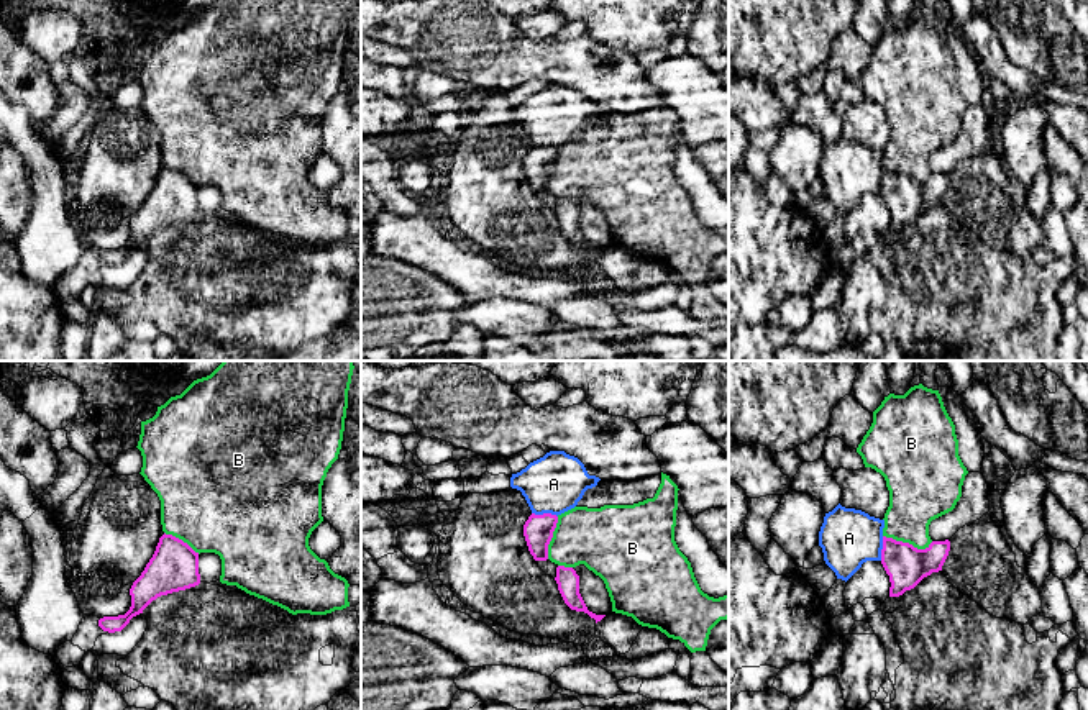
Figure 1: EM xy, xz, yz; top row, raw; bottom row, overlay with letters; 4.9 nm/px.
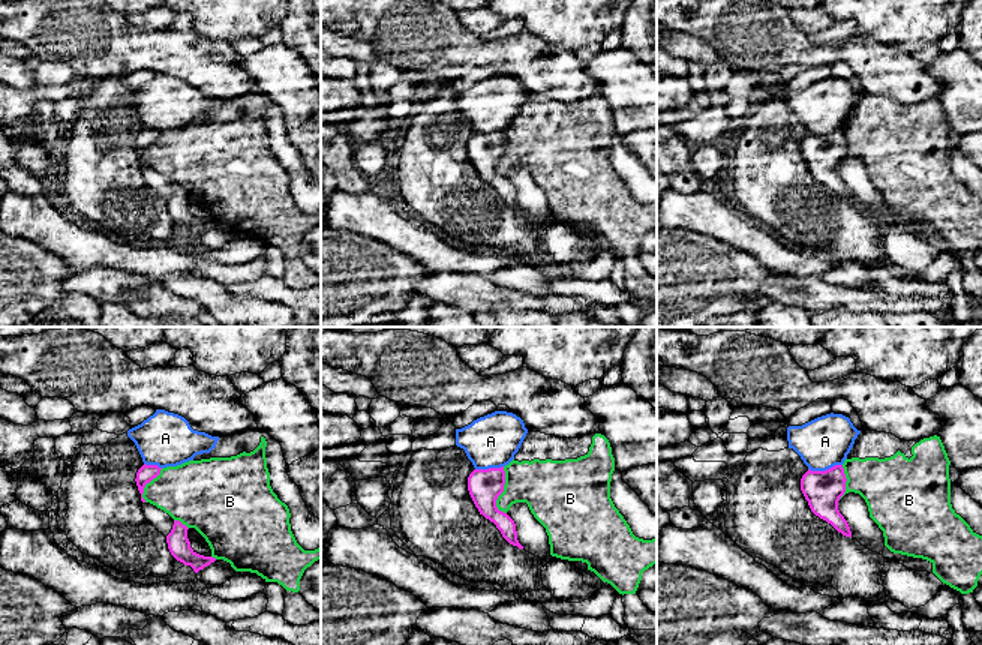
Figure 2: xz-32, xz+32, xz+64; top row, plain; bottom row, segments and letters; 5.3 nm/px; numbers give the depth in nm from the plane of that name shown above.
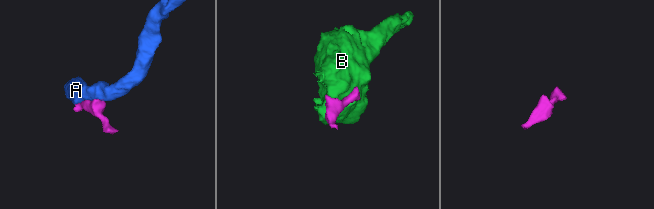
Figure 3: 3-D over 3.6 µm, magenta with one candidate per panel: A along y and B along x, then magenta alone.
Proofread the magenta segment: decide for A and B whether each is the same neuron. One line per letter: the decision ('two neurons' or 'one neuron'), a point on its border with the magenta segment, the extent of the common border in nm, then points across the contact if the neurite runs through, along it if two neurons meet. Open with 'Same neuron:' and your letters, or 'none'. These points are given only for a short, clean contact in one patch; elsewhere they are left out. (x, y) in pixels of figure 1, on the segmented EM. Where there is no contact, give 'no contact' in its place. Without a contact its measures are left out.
Same neuron: none
A: two neurons; contact xz (545, 514); length 130 nm
B: two neurons; contact yz (908, 543); length 260 nm

